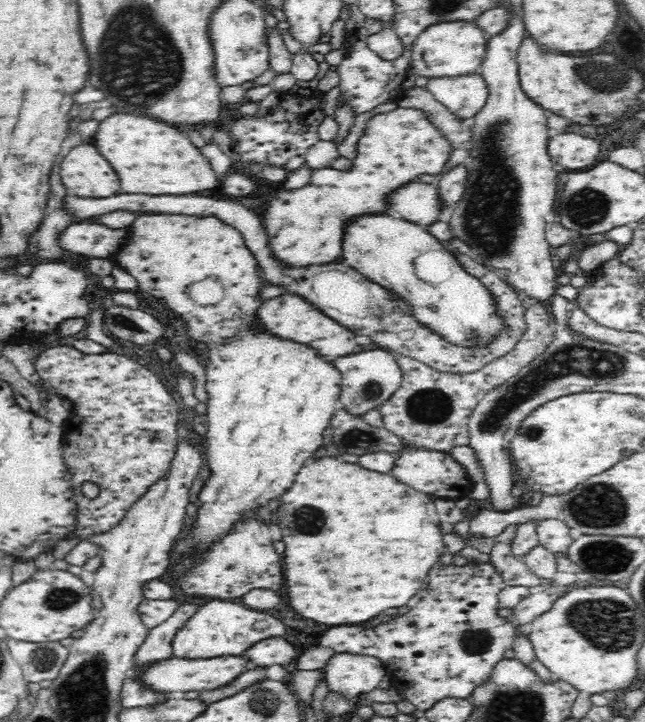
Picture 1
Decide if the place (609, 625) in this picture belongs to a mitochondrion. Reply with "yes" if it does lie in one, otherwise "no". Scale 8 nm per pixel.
yes

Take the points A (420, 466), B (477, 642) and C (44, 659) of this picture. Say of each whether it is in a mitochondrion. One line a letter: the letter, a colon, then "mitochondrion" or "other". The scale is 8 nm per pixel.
A: other
B: mitochondrion
C: mitochondrion

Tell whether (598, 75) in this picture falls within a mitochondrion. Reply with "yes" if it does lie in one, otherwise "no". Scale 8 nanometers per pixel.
yes

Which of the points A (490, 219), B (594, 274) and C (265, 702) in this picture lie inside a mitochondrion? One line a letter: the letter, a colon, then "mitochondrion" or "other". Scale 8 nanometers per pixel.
A: mitochondrion
B: other
C: mitochondrion

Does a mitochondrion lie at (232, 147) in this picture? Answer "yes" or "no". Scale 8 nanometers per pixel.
no

